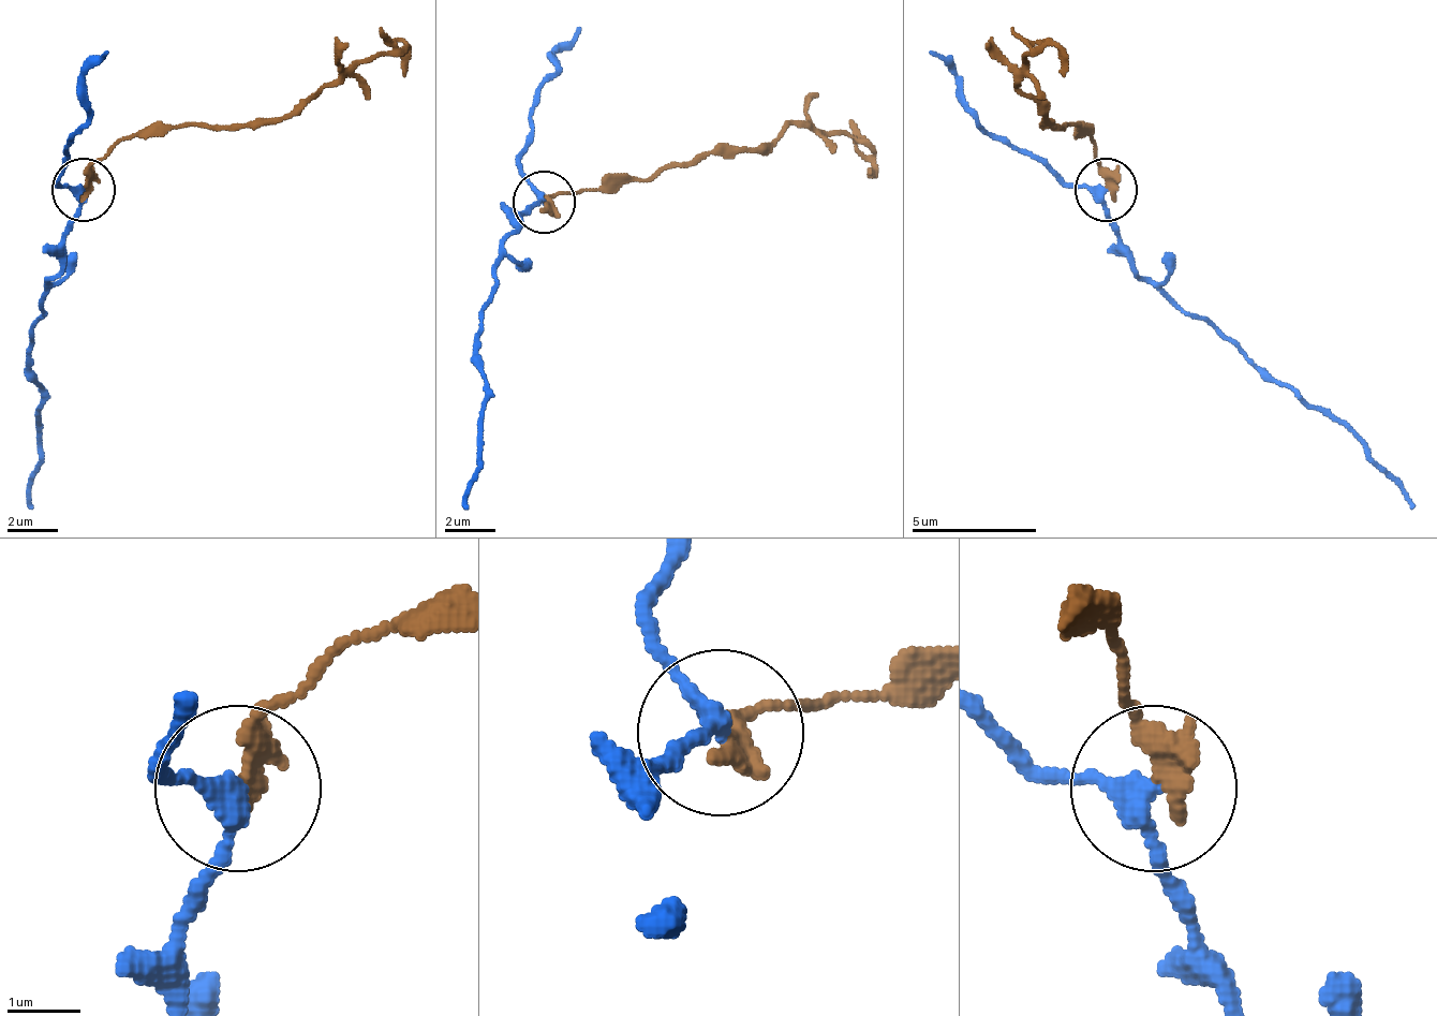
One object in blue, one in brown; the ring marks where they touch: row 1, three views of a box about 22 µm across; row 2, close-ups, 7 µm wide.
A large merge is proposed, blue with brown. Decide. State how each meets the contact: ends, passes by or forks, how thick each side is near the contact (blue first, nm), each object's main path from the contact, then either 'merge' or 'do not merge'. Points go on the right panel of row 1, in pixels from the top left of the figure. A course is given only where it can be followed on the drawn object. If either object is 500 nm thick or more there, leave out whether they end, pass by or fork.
blue passes by | brown ends | 240/360 nm | blue via (1107, 191), (1100, 210), (1120, 253), (1145, 279), (1321, 403), (1404, 491), (1409, 511) | brown via (1107, 191), (1107, 173), (1086, 135), (1050, 122), (1016, 85), (1016, 72), (1020, 60), (1050, 47), (1063, 78) | do not merge

